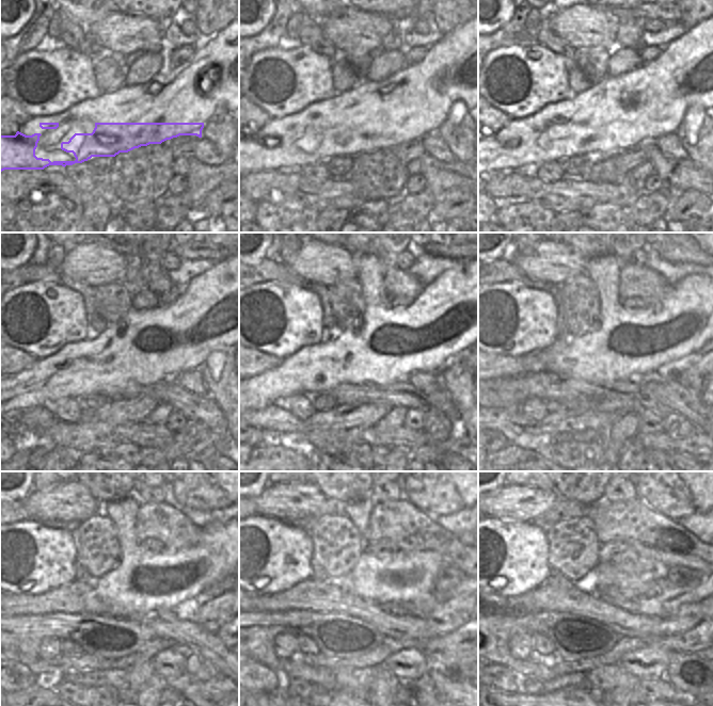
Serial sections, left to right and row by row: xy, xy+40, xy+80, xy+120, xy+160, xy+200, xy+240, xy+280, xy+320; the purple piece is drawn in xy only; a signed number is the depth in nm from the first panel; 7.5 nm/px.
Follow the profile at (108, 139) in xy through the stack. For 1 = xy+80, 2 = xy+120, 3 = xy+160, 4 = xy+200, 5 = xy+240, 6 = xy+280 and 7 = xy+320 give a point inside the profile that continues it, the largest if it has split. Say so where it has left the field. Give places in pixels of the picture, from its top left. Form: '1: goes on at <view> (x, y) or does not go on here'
1: goes on at xy+80 (536, 143)
2: goes on at xy+120 (57, 381)
3: goes on at xy+160 (295, 378)
4: goes on at xy+200 (598, 372)
5: goes on at xy+240 (141, 609)
6: goes on at xy+280 (377, 613)
7: goes on at xy+320 (604, 611)

